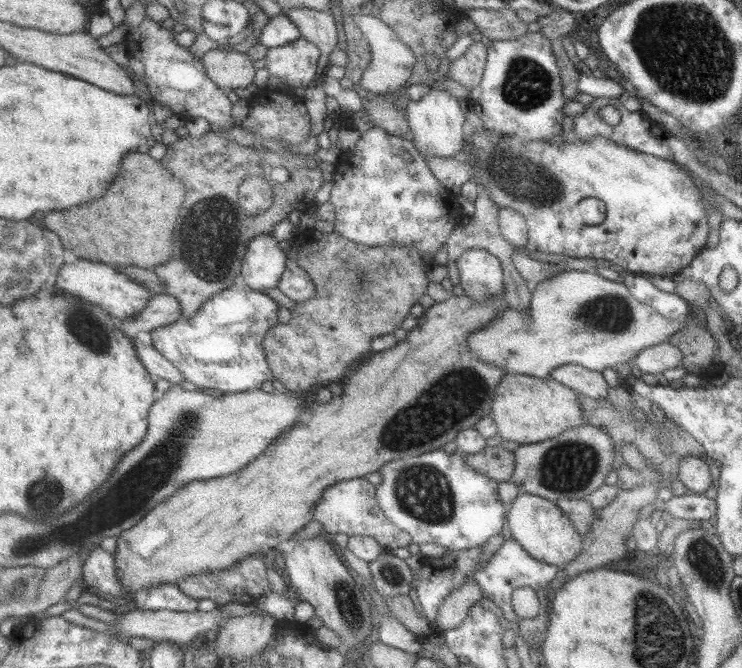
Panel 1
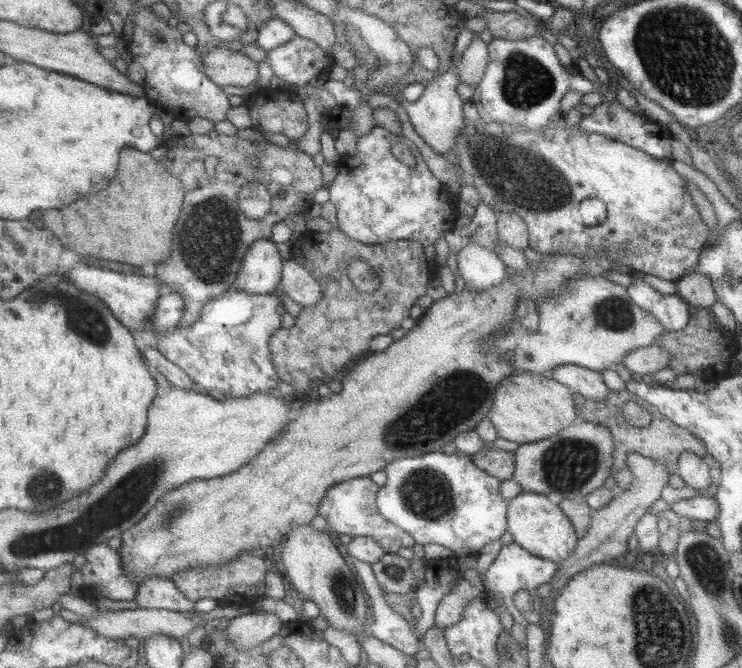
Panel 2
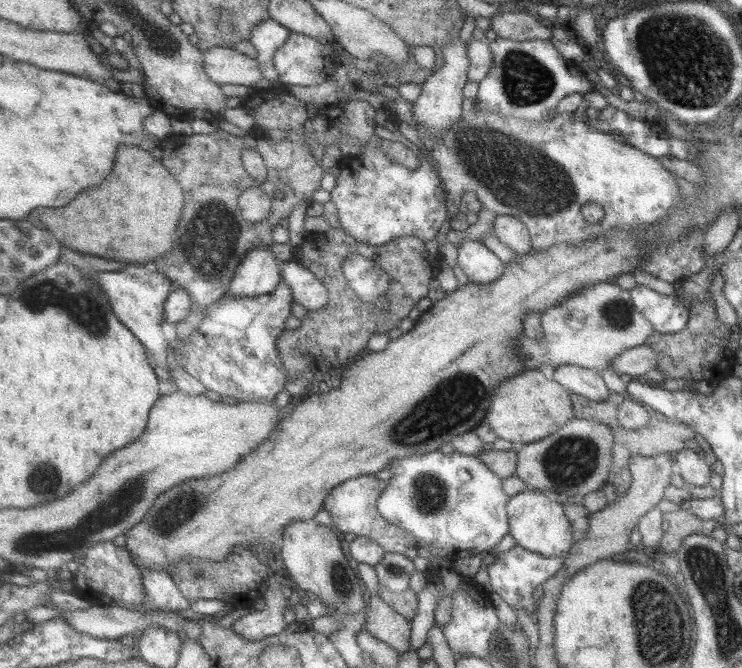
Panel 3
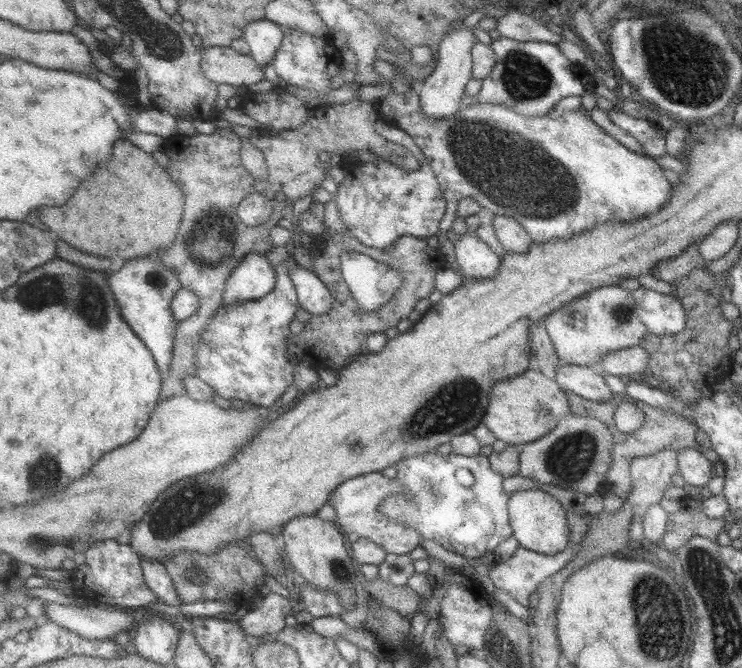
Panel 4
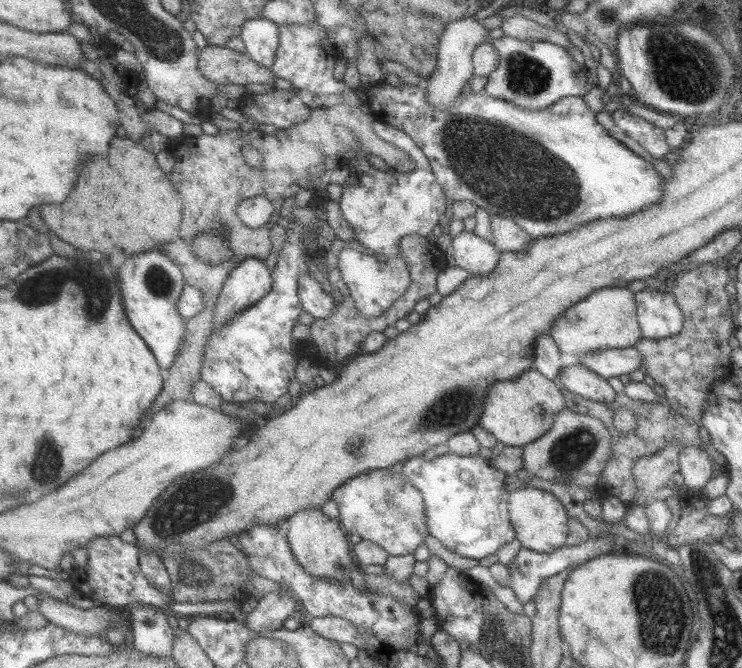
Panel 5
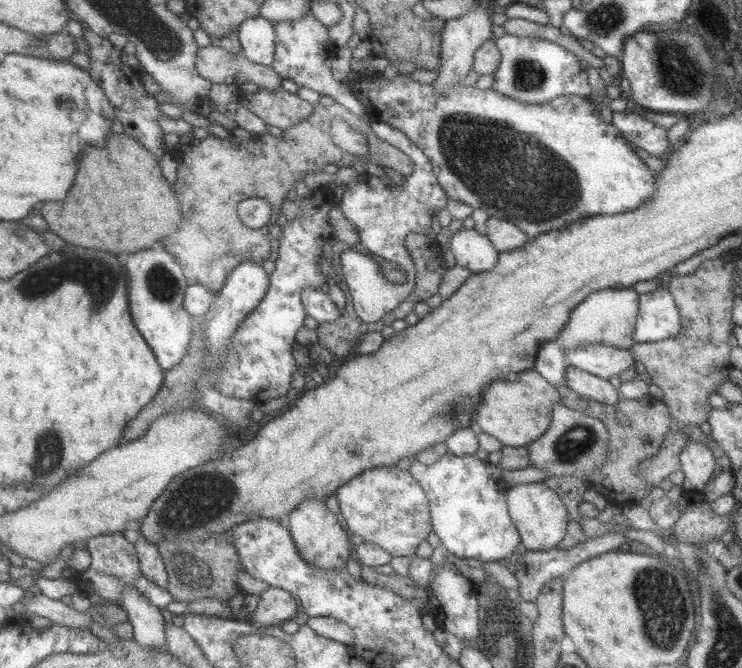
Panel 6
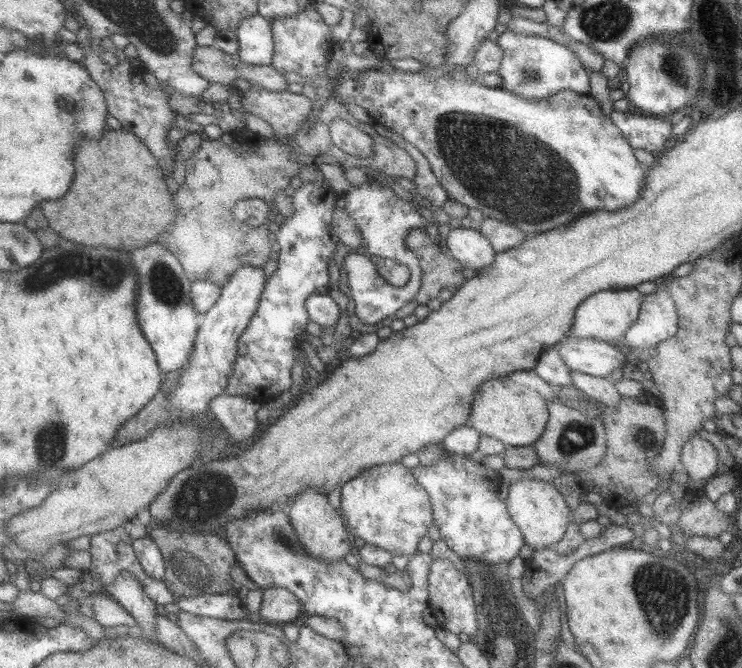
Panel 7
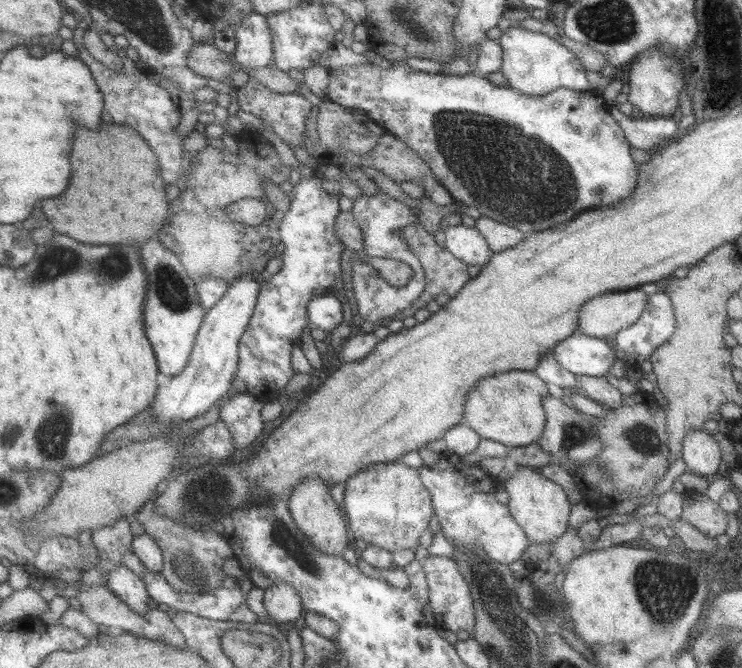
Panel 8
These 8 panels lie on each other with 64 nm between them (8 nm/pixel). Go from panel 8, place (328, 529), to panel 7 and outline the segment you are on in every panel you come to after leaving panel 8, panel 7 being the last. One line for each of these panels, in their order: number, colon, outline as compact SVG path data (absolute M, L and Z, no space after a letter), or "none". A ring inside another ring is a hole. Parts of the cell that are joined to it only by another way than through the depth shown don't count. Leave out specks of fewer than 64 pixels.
7: M309 488L305 494L301 494L293 506L287 508L287 514L291 518L291 522L295 524L295 530L299 532L299 540L305 544L305 548L311 552L311 556L319 558L319 560L343 560L347 554L353 552L353 546L351 546L351 536L347 532L347 526L345 526L345 516L341 512L337 512L331 504L329 504L329 498L327 494L319 494L319 488Z

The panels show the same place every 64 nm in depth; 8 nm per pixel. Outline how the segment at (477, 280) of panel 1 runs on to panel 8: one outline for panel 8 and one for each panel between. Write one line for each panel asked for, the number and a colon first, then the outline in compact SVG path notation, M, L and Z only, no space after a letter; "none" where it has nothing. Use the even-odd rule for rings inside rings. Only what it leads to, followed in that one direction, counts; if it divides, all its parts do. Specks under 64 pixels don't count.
2: M467 244L459 252L459 268L457 272L461 274L465 282L465 290L469 292L481 292L481 290L491 290L499 286L505 280L505 262L495 256L495 252L483 248L483 246L473 246Z
3: M463 240L457 252L457 264L469 282L493 284L505 272L503 260L499 260L499 256L495 256L483 242Z
4: M467 232L455 244L455 258L461 274L467 280L487 280L497 276L501 268L501 258L483 240Z
5: M465 230L453 238L453 256L457 266L469 272L469 278L487 276L499 264L499 250L493 242Z
6: M465 228L451 238L451 252L455 254L457 264L473 274L495 268L499 260L499 252L487 236Z
7: M457 228L449 232L447 246L451 250L451 256L455 256L463 268L491 268L495 262L495 248L483 236L477 228Z
8: M451 226L445 232L447 250L451 250L465 266L487 266L493 250L489 248L485 236L477 228Z

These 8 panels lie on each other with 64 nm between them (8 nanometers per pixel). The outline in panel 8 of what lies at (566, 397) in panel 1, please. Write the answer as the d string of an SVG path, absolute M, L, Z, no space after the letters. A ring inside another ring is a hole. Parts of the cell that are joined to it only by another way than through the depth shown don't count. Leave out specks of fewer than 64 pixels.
M503 372L497 376L483 378L475 384L471 394L467 396L465 418L463 424L471 428L479 438L503 444L505 448L521 448L529 444L537 444L545 430L545 412L543 400L547 398L549 390L543 380L535 376L535 372Z

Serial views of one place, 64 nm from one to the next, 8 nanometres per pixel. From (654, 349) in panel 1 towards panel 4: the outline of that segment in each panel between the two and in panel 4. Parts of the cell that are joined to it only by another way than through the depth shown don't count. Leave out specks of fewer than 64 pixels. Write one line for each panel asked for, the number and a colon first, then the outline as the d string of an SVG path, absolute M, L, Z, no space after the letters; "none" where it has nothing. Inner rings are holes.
2: M651 344L651 346L645 346L645 348L635 348L633 352L629 352L625 356L625 360L621 364L631 374L653 376L655 372L661 372L669 366L669 352Z
3: M635 346L629 348L625 352L621 352L609 366L609 370L613 370L617 376L629 376L629 378L639 378L645 376L647 372L655 370L655 362L657 362L657 352L649 346Z
4: M633 346L633 348L623 348L623 350L615 350L607 356L601 358L597 372L601 376L635 376L635 374L643 374L647 370L647 350L641 346Z

